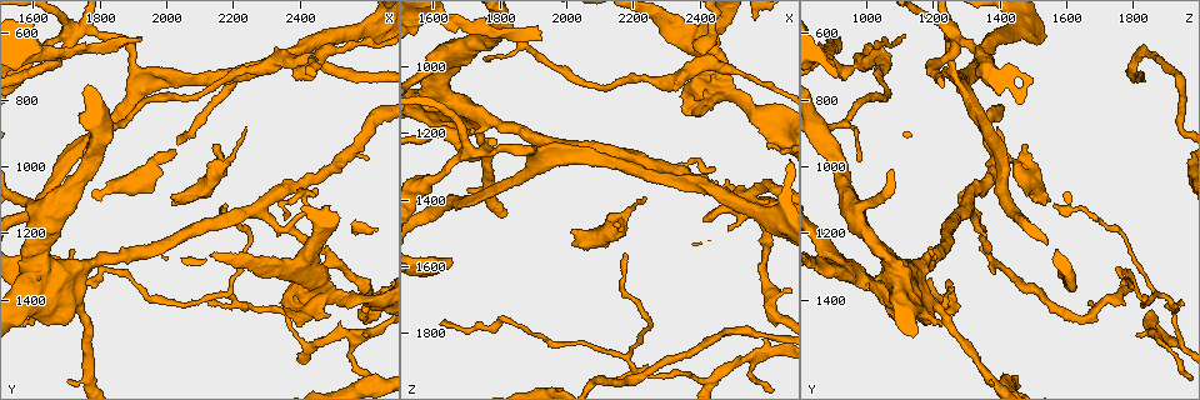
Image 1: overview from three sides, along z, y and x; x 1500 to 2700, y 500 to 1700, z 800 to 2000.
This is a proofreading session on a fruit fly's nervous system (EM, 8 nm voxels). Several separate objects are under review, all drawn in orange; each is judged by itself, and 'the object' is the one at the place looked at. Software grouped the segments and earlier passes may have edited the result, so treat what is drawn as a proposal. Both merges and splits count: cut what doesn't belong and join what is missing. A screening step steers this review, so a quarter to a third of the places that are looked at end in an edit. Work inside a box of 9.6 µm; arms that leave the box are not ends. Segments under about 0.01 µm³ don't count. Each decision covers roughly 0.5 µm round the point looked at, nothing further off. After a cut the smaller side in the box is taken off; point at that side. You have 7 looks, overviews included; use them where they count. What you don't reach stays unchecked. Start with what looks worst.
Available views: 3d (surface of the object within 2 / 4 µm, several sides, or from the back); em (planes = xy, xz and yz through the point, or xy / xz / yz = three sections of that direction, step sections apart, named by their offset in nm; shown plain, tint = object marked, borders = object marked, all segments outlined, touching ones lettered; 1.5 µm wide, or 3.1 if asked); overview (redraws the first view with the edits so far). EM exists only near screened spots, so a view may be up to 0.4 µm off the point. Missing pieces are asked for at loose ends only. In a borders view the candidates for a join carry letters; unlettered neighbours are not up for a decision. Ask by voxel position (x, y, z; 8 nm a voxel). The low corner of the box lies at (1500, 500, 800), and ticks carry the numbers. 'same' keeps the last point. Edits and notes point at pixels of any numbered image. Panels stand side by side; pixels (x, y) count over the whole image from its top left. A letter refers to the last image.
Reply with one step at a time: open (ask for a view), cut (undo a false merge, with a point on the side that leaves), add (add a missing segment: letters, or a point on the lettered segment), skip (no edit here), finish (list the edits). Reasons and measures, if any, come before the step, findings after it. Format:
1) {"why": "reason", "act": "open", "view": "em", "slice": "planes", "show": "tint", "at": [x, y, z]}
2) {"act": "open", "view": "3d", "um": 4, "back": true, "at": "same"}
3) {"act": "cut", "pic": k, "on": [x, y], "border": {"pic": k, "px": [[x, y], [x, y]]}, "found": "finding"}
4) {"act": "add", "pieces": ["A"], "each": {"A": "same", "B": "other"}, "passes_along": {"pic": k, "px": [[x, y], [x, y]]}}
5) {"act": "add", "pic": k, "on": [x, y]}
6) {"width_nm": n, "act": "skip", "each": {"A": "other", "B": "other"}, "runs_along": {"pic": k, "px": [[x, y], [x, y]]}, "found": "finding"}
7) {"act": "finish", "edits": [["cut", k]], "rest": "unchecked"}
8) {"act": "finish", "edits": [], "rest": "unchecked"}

{"why": "looks like a crossing", "act": "open", "view": "em", "slice": "planes", "show": "tint", "at": [2480, 1390, 1080]}

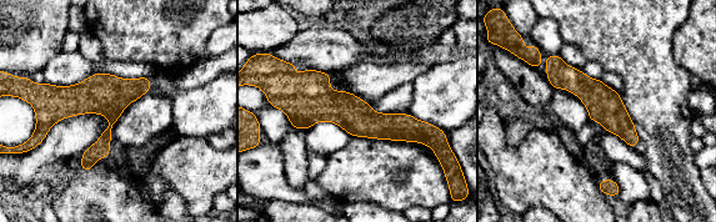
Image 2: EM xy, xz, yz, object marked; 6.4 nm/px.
{"why": "see the neighbours", "act": "open", "view": "em", "slice": "planes", "show": "borders", "at": "same"}

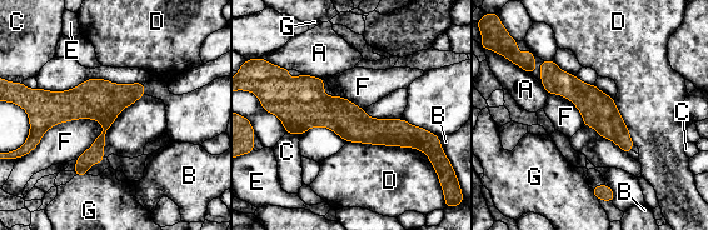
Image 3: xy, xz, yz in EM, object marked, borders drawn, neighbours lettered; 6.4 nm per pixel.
{"width_nm": 120, "act": "skip", "each": {"A": "other", "B": "other", "C": "other", "D": "other", "E": "other", "F": "other", "G": "other"}, "runs_along": {"pic": 3, "px": [[280, 113], [337, 113], [425, 139]]}, "found": "all the same cell"}

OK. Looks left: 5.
{"why": "thin end", "act": "open", "view": "em", "slice": "planes", "show": "borders", "at": [1630, 1350, 1760]}

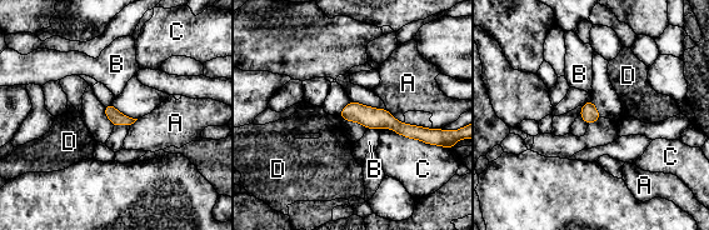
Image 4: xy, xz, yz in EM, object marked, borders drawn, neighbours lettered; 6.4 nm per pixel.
{"width_nm": 90, "act": "skip", "each": {"A": "other", "B": "other", "C": "other", "D": "other"}, "runs_along": {"pic": 4, "px": [[344, 113], [420, 130]]}, "found": "none of them fits"}

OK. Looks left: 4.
{"why": "three-way junction", "act": "open", "view": "3d", "um": 4, "at": [2410, 700, 990]}

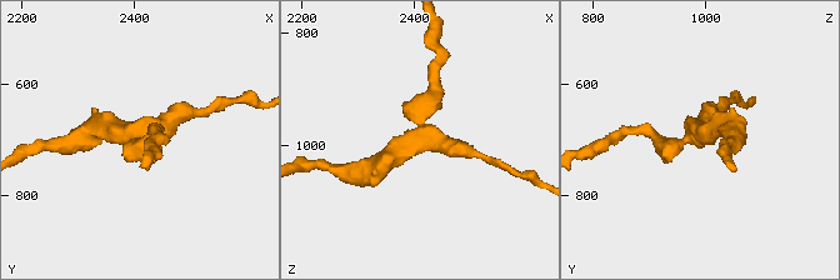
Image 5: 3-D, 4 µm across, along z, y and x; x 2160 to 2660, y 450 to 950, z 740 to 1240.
{"arms": 3, "arm_widths_nm": [200, 220, 320], "act": "open", "view": "em", "slice": "xz", "step": 8, "show": "tint", "at": [2415, 685, 990]}

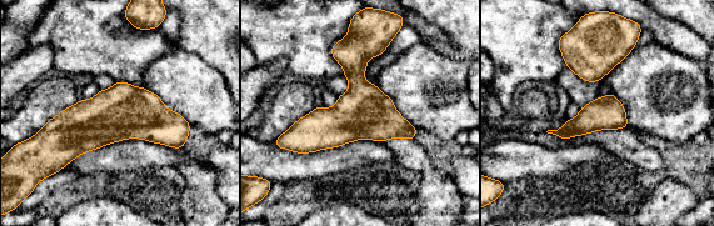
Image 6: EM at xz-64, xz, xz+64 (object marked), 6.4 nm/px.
{"why": "cut it another way", "act": "open", "view": "em", "slice": "planes", "show": "borders", "at": "same"}

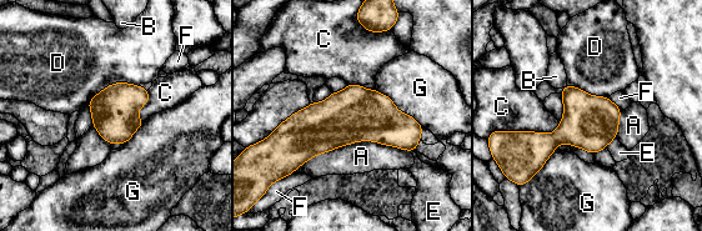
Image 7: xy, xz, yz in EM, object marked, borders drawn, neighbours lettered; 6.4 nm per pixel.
{"width_nm": 280, "act": "skip", "each": {"A": "other", "B": "other", "C": "other", "D": "other", "E": "other", "F": "other", "G": "other"}, "runs_along": {"pic": 7, "px": [[419, 129], [280, 135]]}, "found": "continuous, no second cell"}

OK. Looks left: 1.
{"act": "finish", "edits": [], "rest": "unchecked"}

